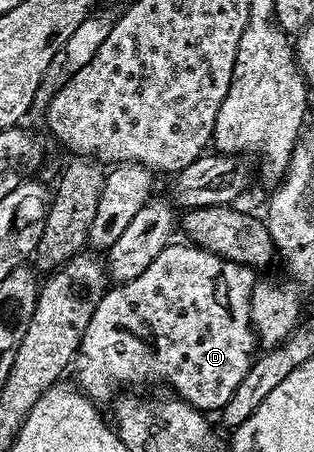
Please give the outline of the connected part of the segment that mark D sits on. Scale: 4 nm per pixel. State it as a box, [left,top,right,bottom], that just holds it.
[76,243,256,411]

